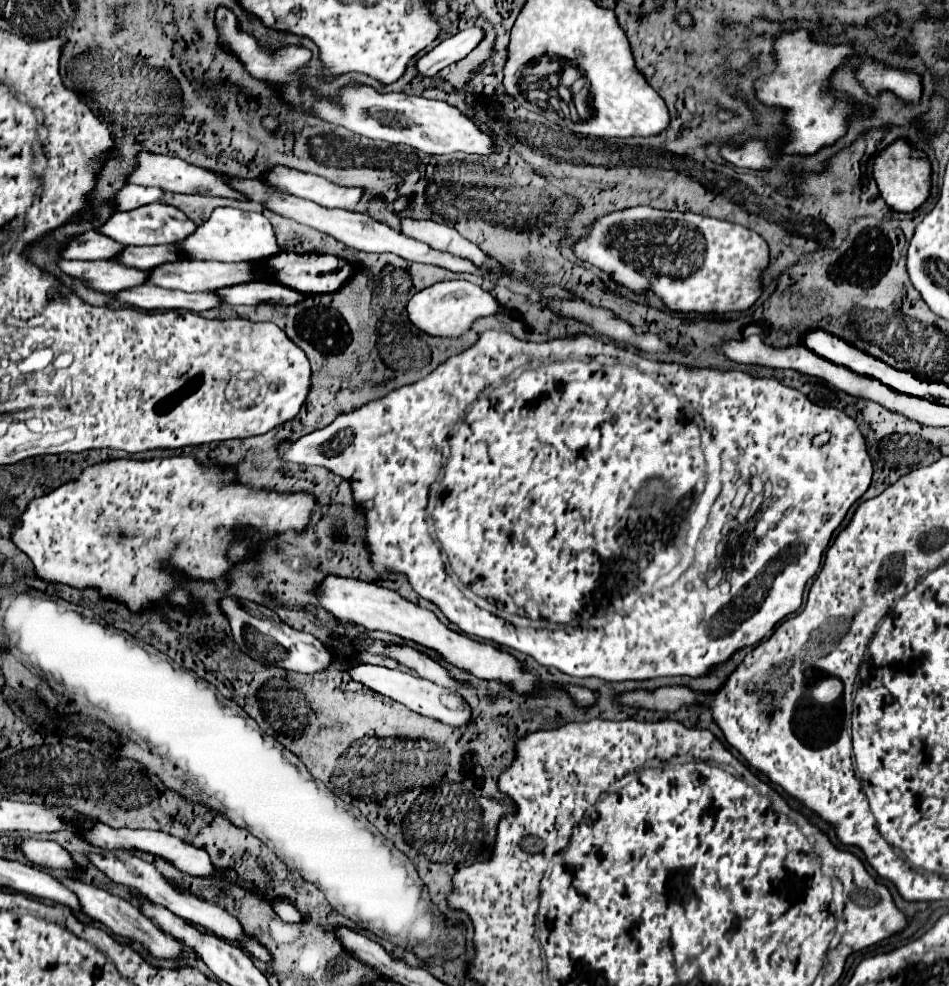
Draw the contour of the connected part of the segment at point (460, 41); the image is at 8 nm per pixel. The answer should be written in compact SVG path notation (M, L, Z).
M468 28L468 30L458 32L456 36L440 42L432 52L422 56L416 64L418 72L424 76L434 76L442 68L468 56L482 42L482 38L484 38L482 28Z

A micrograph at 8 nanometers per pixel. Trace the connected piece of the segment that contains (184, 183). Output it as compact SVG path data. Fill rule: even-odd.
M142 152L138 156L138 168L134 170L134 174L130 174L126 178L130 184L140 184L140 186L158 186L162 190L168 192L178 192L178 194L204 194L204 196L224 196L224 198L234 198L234 200L248 200L246 194L242 194L240 190L228 186L228 182L206 170L200 166L192 166L180 158L172 158L172 156L156 156L156 154L148 154Z

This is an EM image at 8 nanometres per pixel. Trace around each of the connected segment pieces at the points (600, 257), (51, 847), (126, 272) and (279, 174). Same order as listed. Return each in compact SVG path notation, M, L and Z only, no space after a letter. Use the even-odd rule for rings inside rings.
M648 206L626 208L600 218L590 234L574 246L578 260L584 260L604 272L608 272L618 284L634 292L652 290L674 312L728 312L748 310L760 296L760 272L768 266L768 246L756 232L692 212L668 212Z
M26 838L20 844L26 858L30 858L34 864L50 866L50 868L64 868L64 870L78 870L78 866L72 862L70 854L52 840L34 840Z
M60 260L60 268L66 274L88 282L90 288L106 294L142 286L150 278L150 270L136 270L118 260Z
M284 166L272 168L266 174L266 180L274 186L284 188L286 192L290 192L298 198L312 200L312 202L326 206L326 208L352 210L352 206L358 204L362 194L364 194L364 188L340 186L340 184L334 184L334 182L322 178L322 176L290 170L290 168L284 168Z

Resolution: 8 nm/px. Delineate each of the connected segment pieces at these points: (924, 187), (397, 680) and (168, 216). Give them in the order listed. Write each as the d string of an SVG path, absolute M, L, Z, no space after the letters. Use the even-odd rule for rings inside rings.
M896 140L886 150L882 150L874 160L874 180L880 188L882 198L892 210L914 212L930 196L930 164L922 152L910 148L906 140Z
M352 664L350 674L352 674L352 678L356 678L356 682L362 682L370 690L402 702L404 706L408 706L410 710L414 710L418 714L438 718L448 726L466 726L470 722L470 708L464 706L464 700L460 698L460 694L456 690L444 690L442 686L436 686L434 682L428 682L424 678L418 678L418 676L402 672L402 670L388 670L388 668L370 666L370 664Z
M156 202L156 204L148 204L148 206L140 206L136 210L130 212L116 212L112 214L112 218L102 224L98 228L98 232L110 236L112 240L126 244L126 246L152 246L152 244L170 244L170 242L180 242L184 238L188 238L188 234L192 234L198 226L178 208Z

